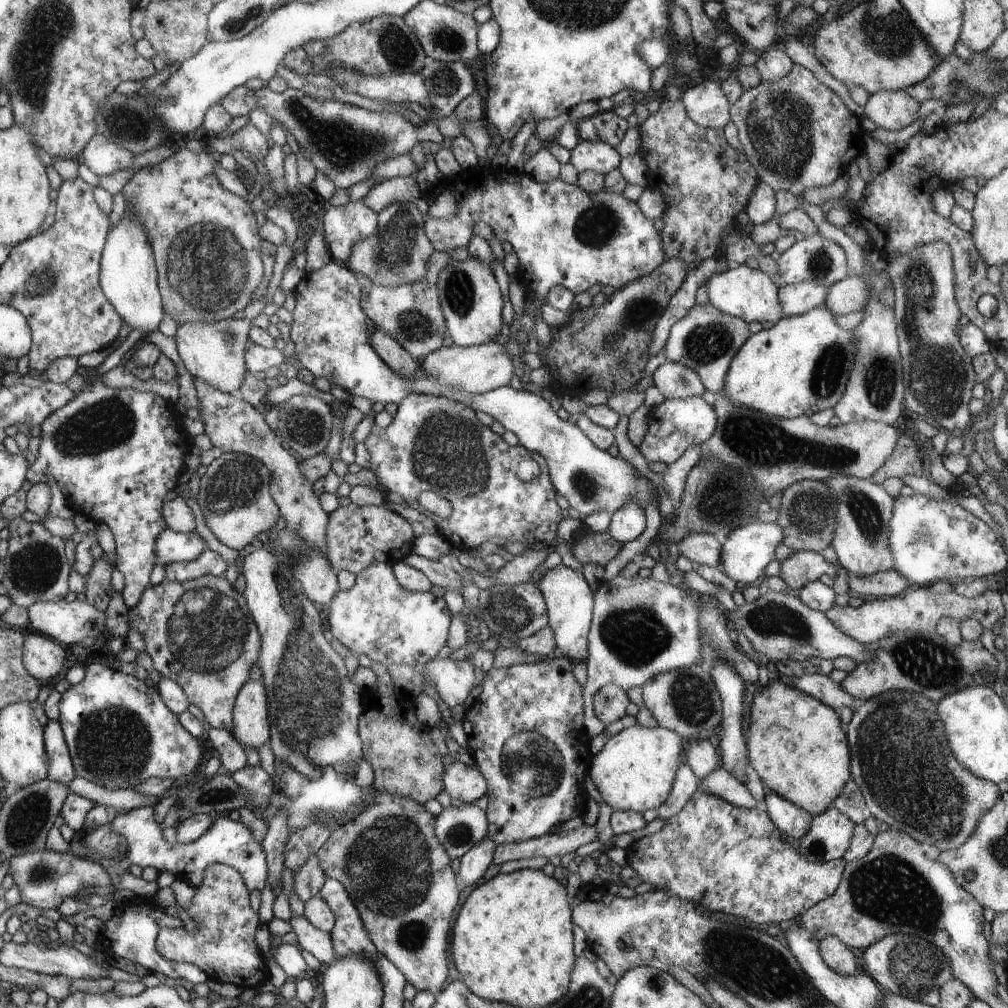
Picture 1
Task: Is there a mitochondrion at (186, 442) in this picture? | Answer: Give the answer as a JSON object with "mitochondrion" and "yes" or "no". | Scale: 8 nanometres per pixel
{"mitochondrion":"no"}

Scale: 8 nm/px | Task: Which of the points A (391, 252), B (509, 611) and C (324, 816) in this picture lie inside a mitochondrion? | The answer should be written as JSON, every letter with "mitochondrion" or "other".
{"A":"mitochondrion","B":"mitochondrion","C":"mitochondrion"}

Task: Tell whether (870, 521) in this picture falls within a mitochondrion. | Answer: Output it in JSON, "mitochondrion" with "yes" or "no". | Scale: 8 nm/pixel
{"mitochondrion":"yes"}

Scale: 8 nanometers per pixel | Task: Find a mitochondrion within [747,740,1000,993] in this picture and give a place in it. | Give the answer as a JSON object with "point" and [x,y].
{"point":[888,889]}

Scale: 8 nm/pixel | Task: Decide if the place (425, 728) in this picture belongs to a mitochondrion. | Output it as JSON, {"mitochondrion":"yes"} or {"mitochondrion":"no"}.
{"mitochondrion":"no"}

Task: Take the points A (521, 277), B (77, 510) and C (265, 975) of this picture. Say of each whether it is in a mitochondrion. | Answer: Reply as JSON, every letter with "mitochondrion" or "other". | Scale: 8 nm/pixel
{"A":"other","B":"other","C":"other"}

